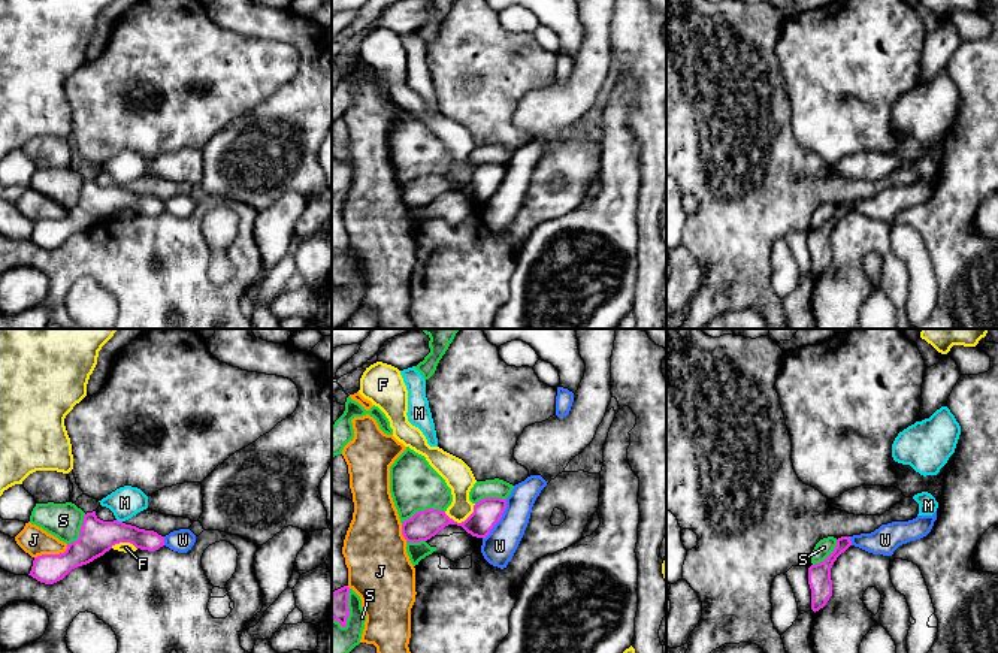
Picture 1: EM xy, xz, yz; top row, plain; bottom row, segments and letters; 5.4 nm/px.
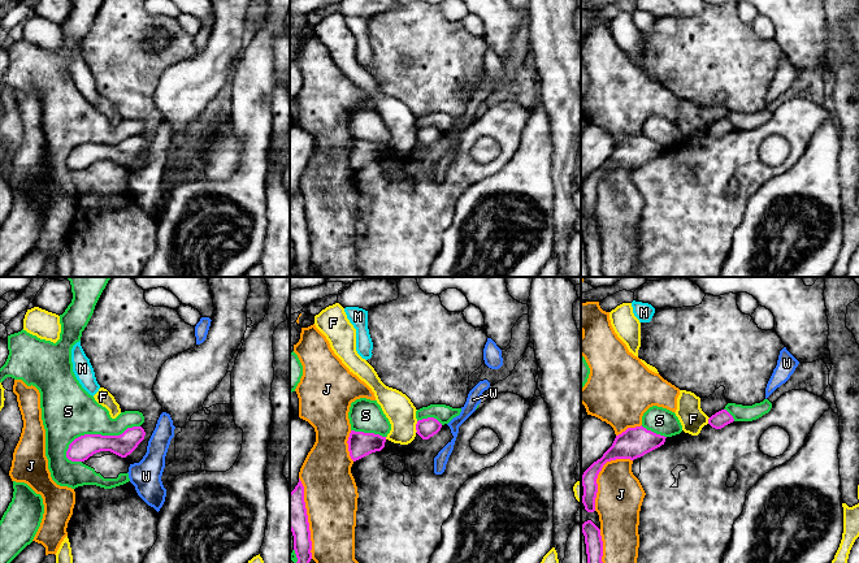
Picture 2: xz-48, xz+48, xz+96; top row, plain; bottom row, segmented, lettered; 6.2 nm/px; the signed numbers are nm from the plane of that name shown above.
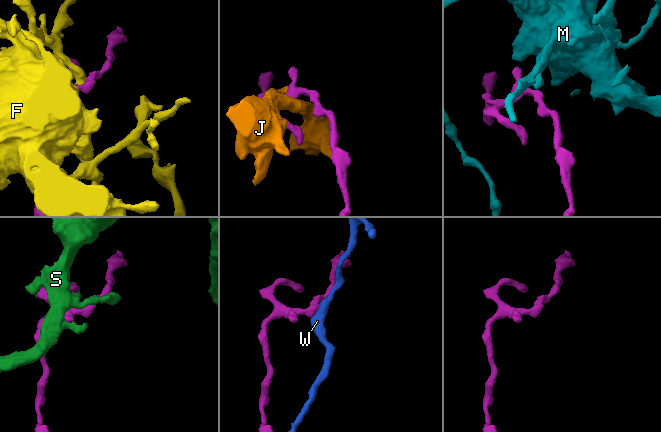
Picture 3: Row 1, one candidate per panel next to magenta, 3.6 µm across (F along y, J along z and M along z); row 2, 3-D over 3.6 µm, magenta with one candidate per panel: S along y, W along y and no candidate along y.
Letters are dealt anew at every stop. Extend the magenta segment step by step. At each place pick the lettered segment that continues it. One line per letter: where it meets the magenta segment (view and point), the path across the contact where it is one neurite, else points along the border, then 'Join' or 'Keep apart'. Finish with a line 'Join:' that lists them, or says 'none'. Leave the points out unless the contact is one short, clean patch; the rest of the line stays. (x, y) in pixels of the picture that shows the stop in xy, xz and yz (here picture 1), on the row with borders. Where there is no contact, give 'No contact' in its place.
F: Touches magenta at xz (462, 522). Keep apart
J: Touches magenta at xy (53, 555). Keep apart
M: Touches magenta at xy (120, 522). Boundary: xy (117, 519), (121, 522). Keep apart
S: Touches magenta at xz (422, 511). Keep apart
W: Touches magenta at xz (499, 519). Boundary: xz (507, 499), (501, 519), (483, 538). Keep apart
Join: none

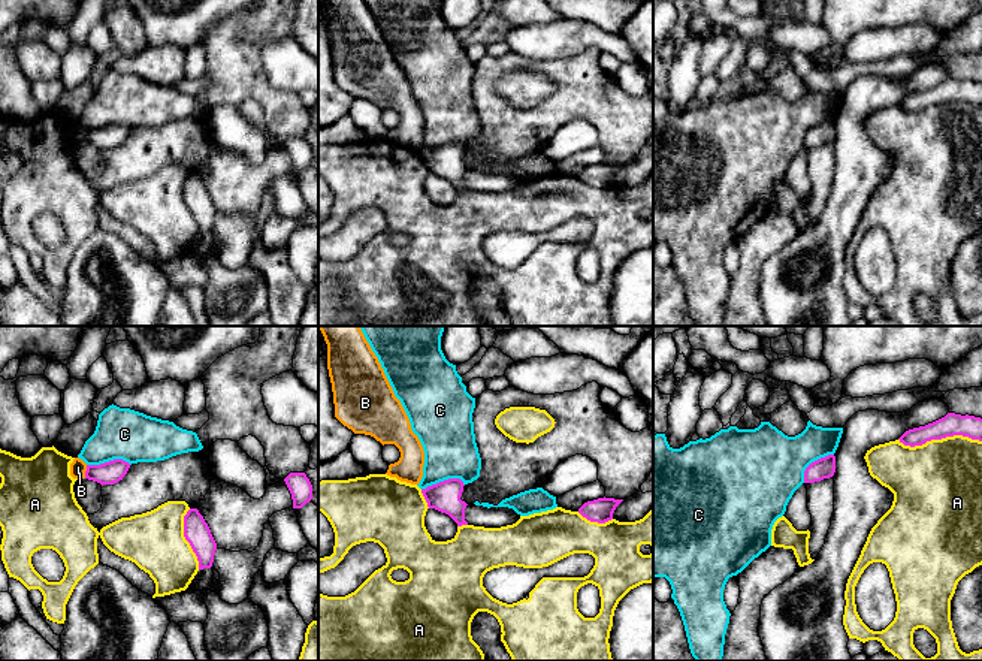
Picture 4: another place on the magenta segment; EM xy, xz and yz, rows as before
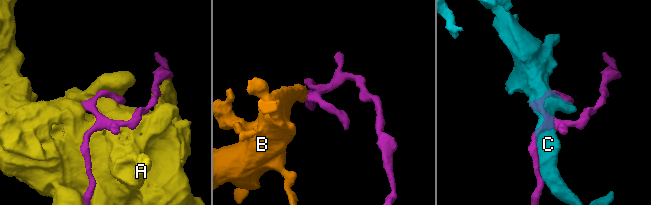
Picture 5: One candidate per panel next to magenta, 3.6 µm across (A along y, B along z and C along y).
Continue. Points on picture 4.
A: Touches magenta at yz (940, 438). Keep apart
B: Touches magenta at xy (85, 471). Boundary: xy (87, 465), (84, 477). Keep apart
C: Touches magenta at xz (444, 480). Keep apart
Join: none

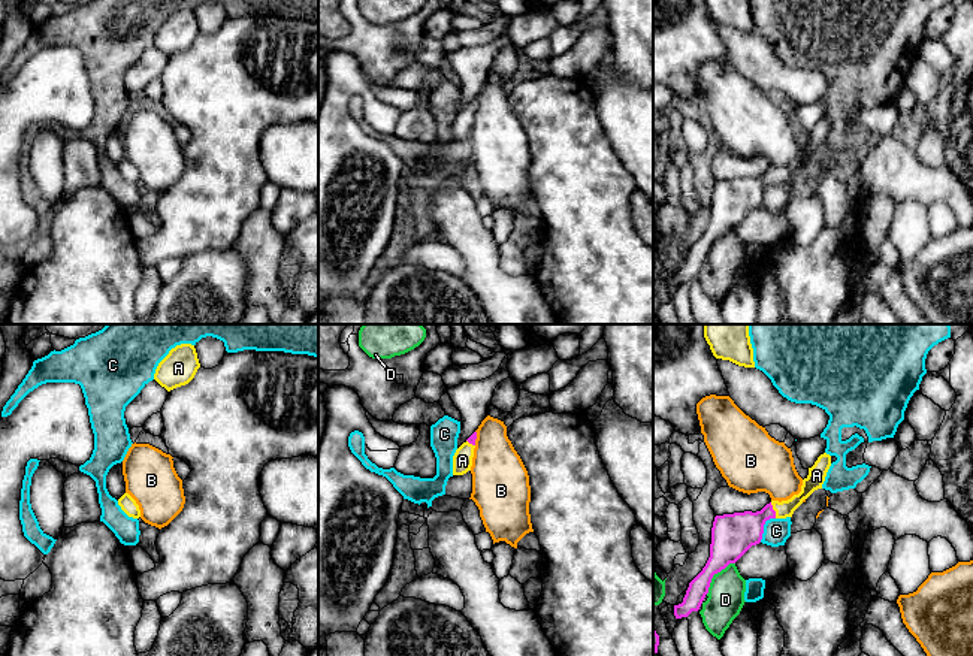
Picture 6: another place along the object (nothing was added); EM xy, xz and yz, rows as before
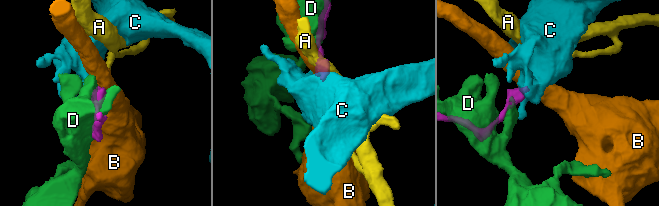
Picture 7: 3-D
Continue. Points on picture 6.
A: Touches magenta at yz (773, 510). Path across: yz (734, 534), (746, 529), (773, 510), (785, 508). Join
B: Touches magenta at xz (476, 438). Boundary: xz (476, 431), (474, 444). Keep apart
C: Touches magenta at yz (763, 528). Boundary: yz (774, 517), (765, 522), (760, 541). Keep apart
D: Touches magenta at yz (715, 573). Keep apart
Join: A

